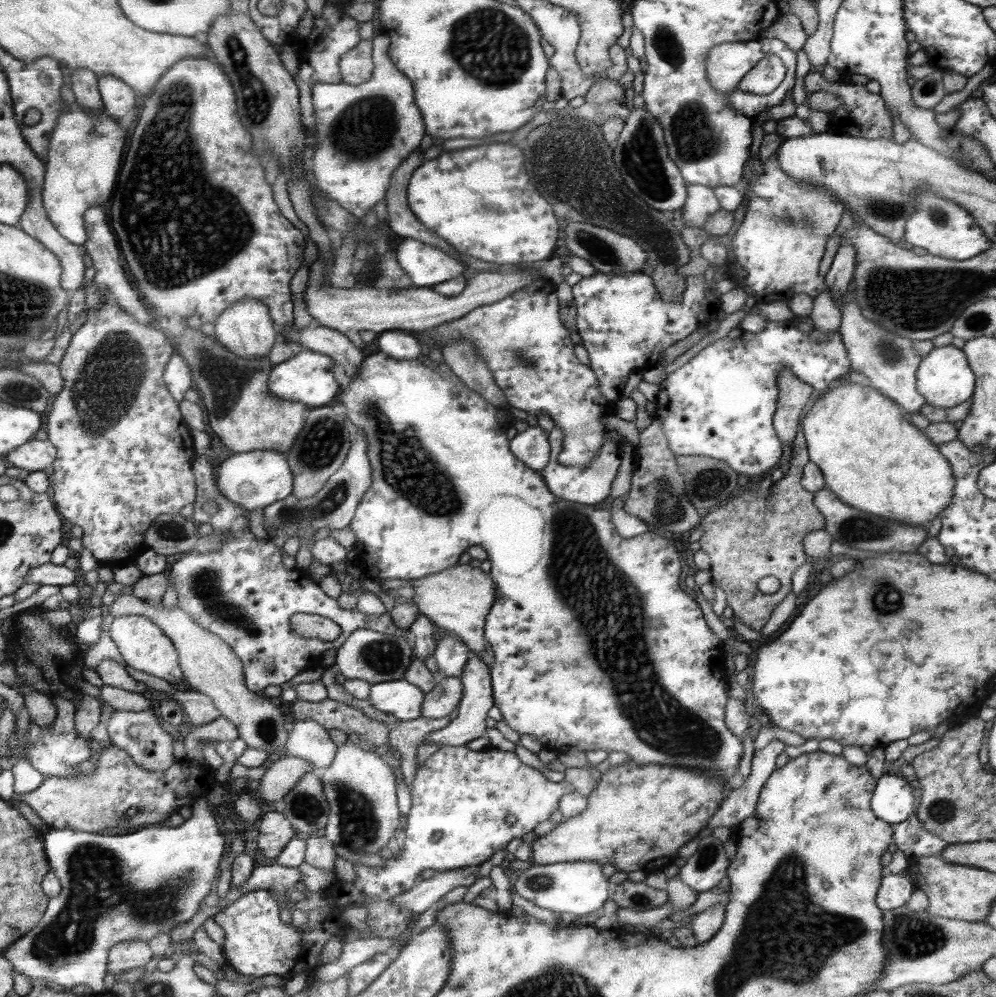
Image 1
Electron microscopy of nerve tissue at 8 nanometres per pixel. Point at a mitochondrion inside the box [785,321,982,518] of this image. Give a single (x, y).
(890, 352)

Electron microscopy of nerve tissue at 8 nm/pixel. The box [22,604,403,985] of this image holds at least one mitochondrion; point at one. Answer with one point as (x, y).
(100, 887)

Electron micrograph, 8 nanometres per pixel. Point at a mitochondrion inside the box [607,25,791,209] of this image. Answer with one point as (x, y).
(642, 157)

